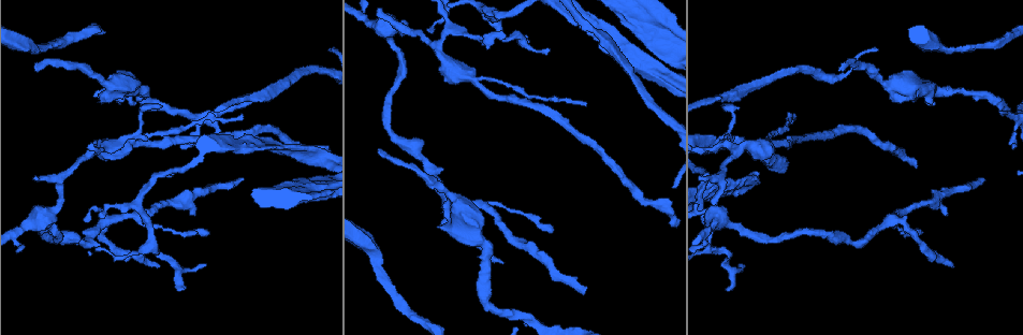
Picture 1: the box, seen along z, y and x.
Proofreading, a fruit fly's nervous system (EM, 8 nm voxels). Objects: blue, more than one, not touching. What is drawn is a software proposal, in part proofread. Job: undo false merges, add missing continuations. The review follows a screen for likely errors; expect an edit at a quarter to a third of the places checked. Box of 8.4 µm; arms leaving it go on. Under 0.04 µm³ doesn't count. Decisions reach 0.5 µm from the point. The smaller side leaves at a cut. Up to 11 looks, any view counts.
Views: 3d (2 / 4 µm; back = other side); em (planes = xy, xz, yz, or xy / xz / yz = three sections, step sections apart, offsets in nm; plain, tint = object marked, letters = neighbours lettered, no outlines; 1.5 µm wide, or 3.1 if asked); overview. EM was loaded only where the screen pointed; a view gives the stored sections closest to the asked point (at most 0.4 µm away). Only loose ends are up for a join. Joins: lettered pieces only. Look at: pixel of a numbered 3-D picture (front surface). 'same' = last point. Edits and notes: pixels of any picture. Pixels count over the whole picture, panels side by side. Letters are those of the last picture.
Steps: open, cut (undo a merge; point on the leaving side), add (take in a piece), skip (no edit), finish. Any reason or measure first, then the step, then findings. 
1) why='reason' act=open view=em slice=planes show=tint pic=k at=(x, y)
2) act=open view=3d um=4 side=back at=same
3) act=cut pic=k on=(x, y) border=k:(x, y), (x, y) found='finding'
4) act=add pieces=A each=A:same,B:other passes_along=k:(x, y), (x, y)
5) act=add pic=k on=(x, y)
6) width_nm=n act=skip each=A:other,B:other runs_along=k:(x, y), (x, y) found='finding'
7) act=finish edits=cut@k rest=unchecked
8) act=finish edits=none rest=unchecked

why='thin end' act=open view=em slice=xz step=4 show=tint pic=1 at=(505, 33)

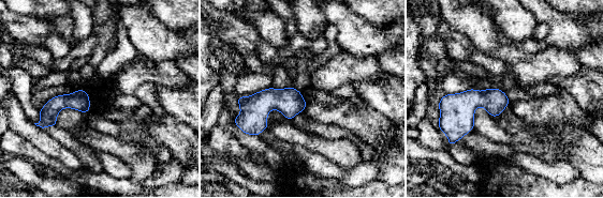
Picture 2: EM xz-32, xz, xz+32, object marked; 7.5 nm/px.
why='cut it another way' act=open view=em slice=planes show=tint at=same

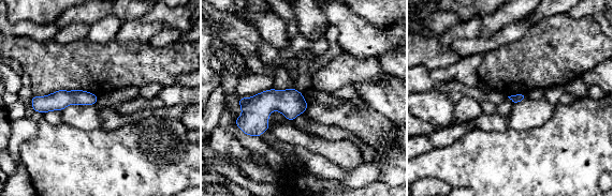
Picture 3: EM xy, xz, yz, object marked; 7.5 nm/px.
why='what lies round it' act=open view=em slice=planes show=letters at=same

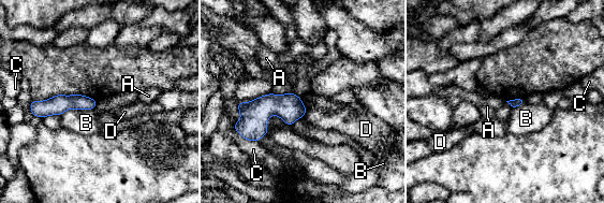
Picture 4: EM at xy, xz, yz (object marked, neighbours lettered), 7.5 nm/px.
longest_contact=B:240nm act=skip each=A:other,B:other,C:other,D:other found='none of them fits'

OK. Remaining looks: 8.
act=open view=em slice=planes show=letters pic=1 at=(651, 51)

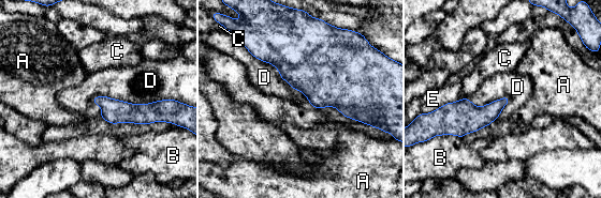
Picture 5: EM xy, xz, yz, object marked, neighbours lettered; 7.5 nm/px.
act=skip each=A:other,B:other,C:other,D:other,E:other found='no lettered piece goes on from it'

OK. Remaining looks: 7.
why='sharp bend' act=open view=3d um=2 pic=1 at=(708, 249)

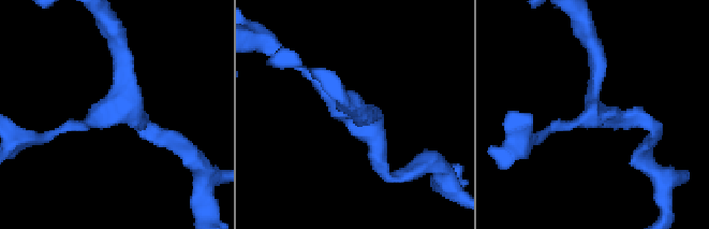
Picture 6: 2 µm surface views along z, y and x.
act=open view=em slice=planes show=letters pic=6 at=(123, 109)

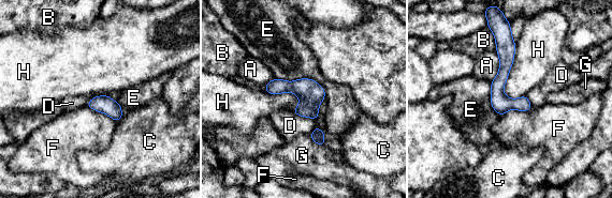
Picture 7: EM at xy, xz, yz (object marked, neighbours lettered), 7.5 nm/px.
act=skip each=A:other,B:other,C:other,D:other,E:other,F:other,G:other,H:other border=7:(515, 42), (504, 88), (510, 98) found='continuous, no second neuron'

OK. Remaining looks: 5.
why='thin end' act=open view=em slice=planes show=letters pic=1 at=(379, 148)

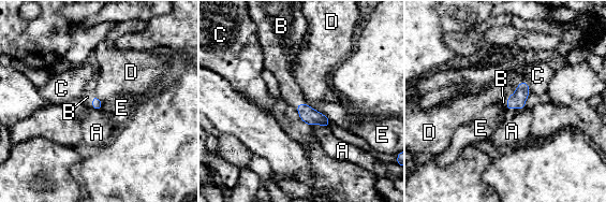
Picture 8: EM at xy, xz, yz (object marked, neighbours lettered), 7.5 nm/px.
longest_contact=E:190nm act=add pieces=B each=A:other,B:same,C:other,D:other,E:other passes_along=8:(97, 104), (92, 101), (87, 97) found='it goes on there'

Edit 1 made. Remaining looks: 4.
act=finish edits=add@8 rest=unchecked

